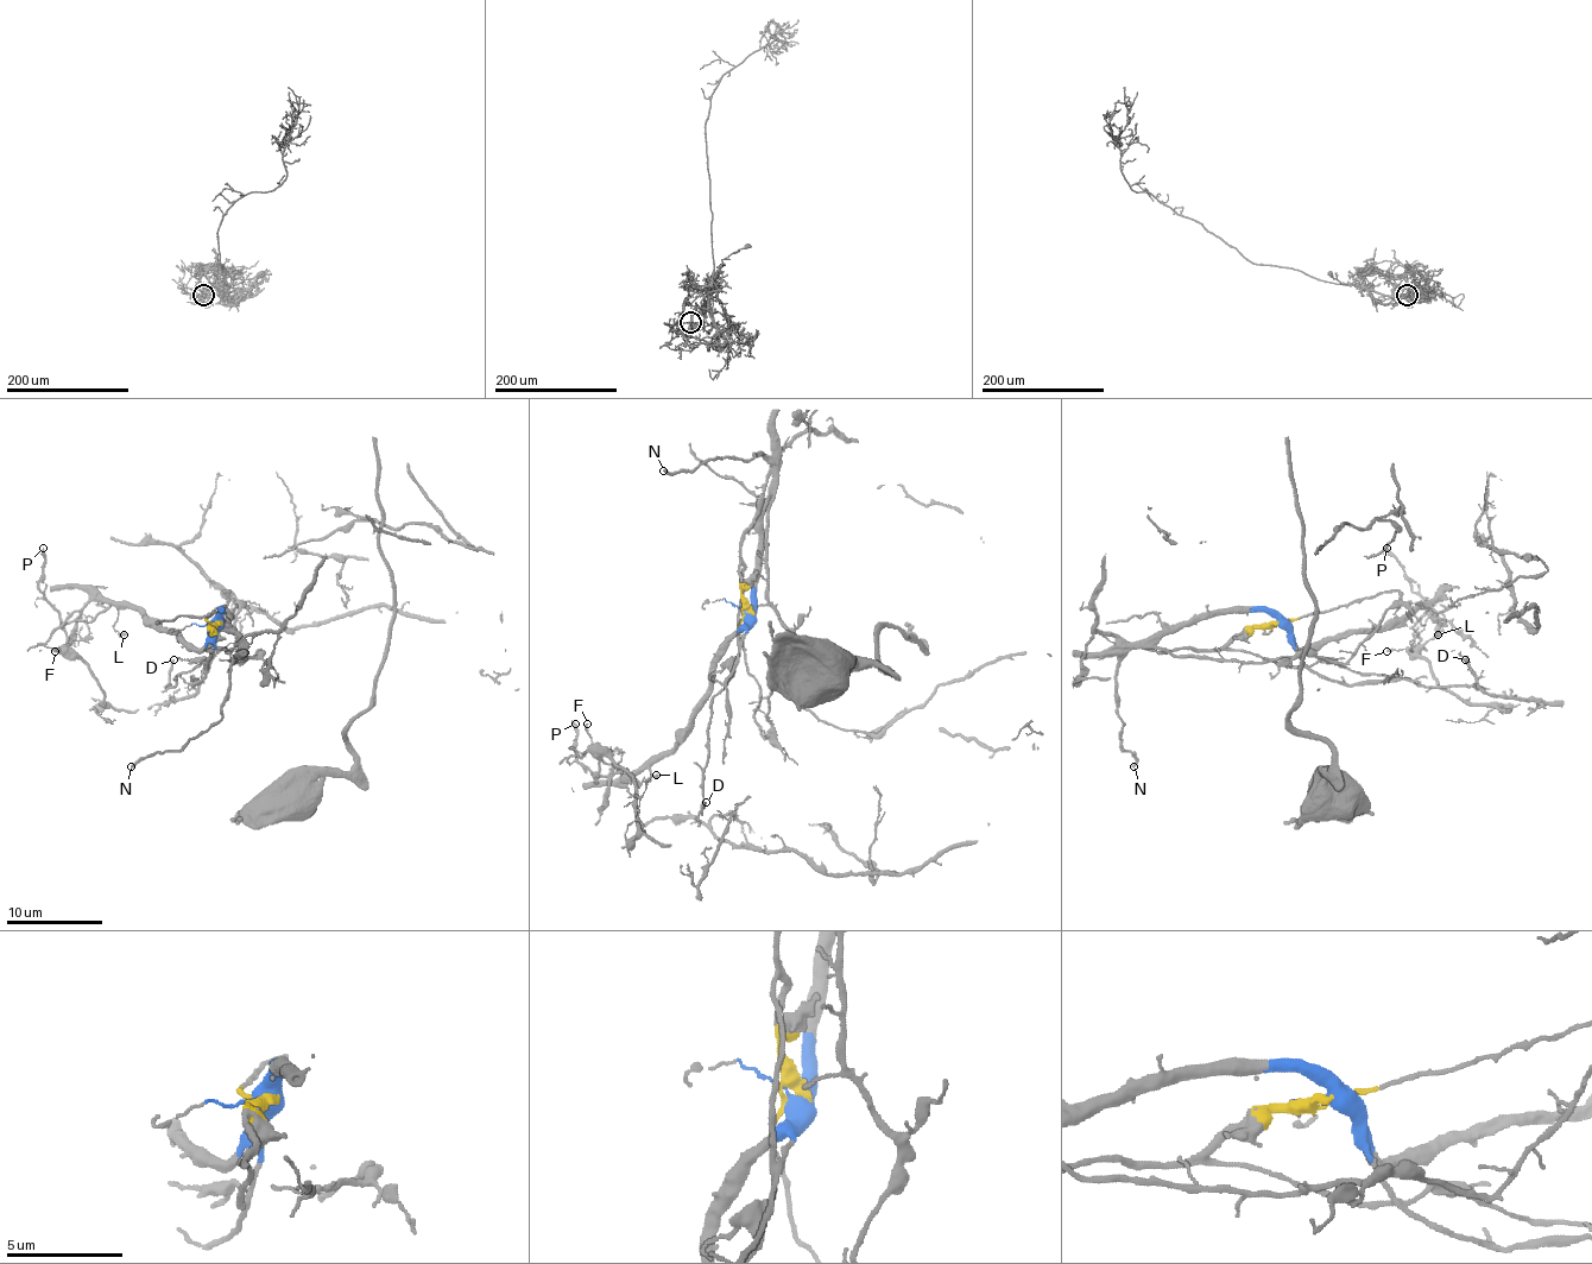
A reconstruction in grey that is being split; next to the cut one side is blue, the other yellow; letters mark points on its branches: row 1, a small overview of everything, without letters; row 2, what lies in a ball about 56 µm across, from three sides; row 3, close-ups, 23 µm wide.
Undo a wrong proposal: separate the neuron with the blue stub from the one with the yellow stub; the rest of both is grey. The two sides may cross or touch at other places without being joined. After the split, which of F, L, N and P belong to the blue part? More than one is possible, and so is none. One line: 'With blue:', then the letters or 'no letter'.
With blue: F, L, P

